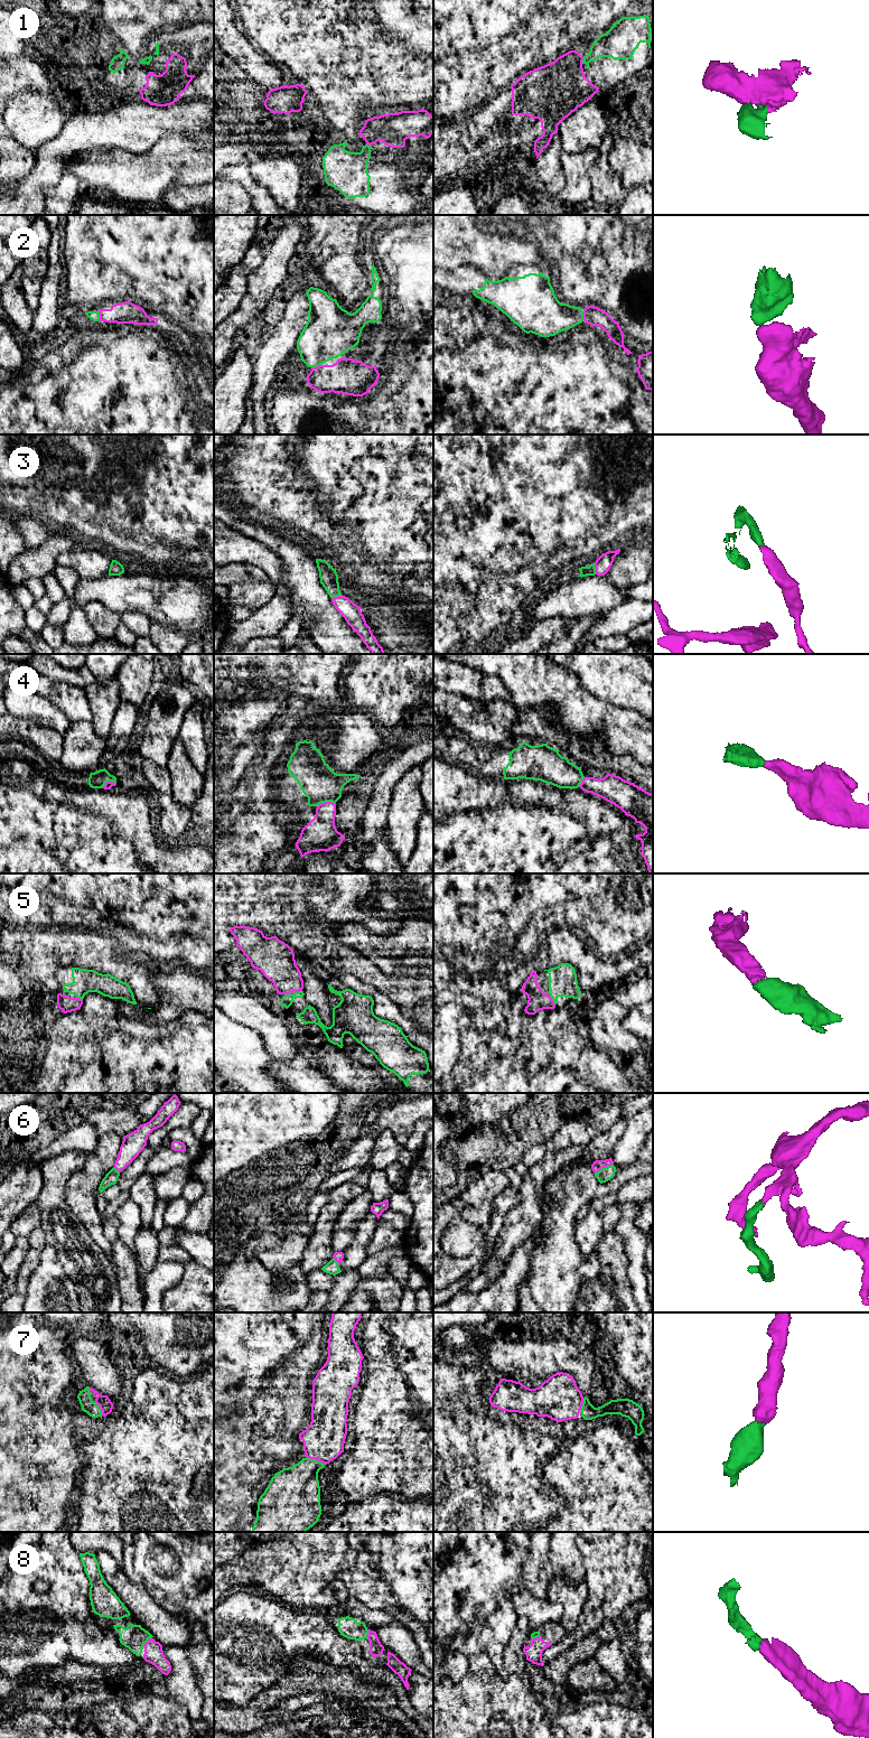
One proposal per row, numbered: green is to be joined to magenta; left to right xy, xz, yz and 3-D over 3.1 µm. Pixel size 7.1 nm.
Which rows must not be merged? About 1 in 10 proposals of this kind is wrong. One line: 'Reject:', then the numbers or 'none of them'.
Reject: none of them

